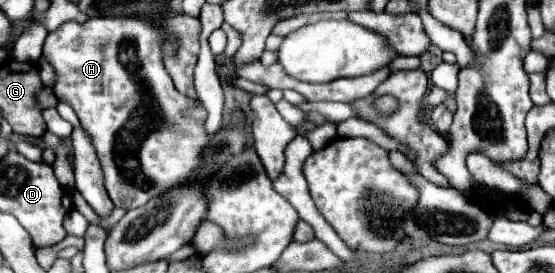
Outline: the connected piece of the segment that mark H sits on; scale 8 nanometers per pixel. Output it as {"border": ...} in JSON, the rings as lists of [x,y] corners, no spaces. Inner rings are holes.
{"border":[[[96,17],[86,23],[68,21],[46,37],[44,57],[56,71],[56,97],[72,105],[84,129],[92,135],[104,169],[104,185],[116,207],[126,211],[142,207],[152,197],[184,183],[198,171],[212,135],[204,129],[204,121],[194,121],[184,115],[186,109],[196,107],[196,101],[174,89],[160,61],[160,31],[156,25],[128,17]]]}

